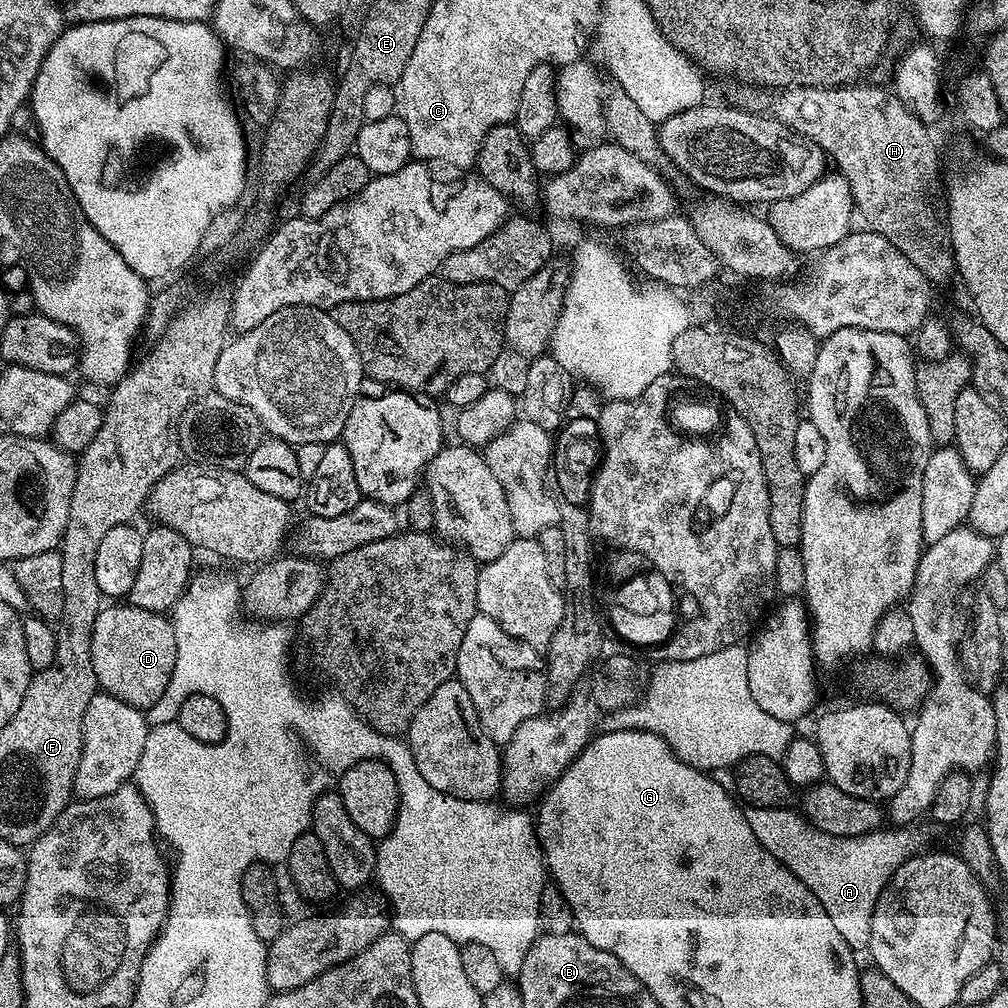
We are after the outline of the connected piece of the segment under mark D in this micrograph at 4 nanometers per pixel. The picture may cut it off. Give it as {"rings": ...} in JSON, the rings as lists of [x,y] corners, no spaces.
{"rings":[[[116,602],[113,608],[101,607],[94,622],[92,661],[96,683],[114,698],[141,710],[149,710],[172,684],[176,643],[174,626],[167,615],[142,610],[127,602]]]}

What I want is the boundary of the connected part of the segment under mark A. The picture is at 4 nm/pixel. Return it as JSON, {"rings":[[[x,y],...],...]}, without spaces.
{"rings":[[[744,804],[743,809],[750,830],[754,830],[754,838],[758,838],[758,842],[762,842],[762,846],[766,846],[766,850],[770,850],[770,854],[774,854],[786,870],[793,872],[818,902],[822,902],[822,910],[826,910],[838,934],[842,934],[854,950],[867,949],[870,922],[878,898],[892,875],[925,847],[919,827],[884,826],[879,832],[840,838],[817,832],[799,811],[792,812],[791,807],[763,808]]]}

